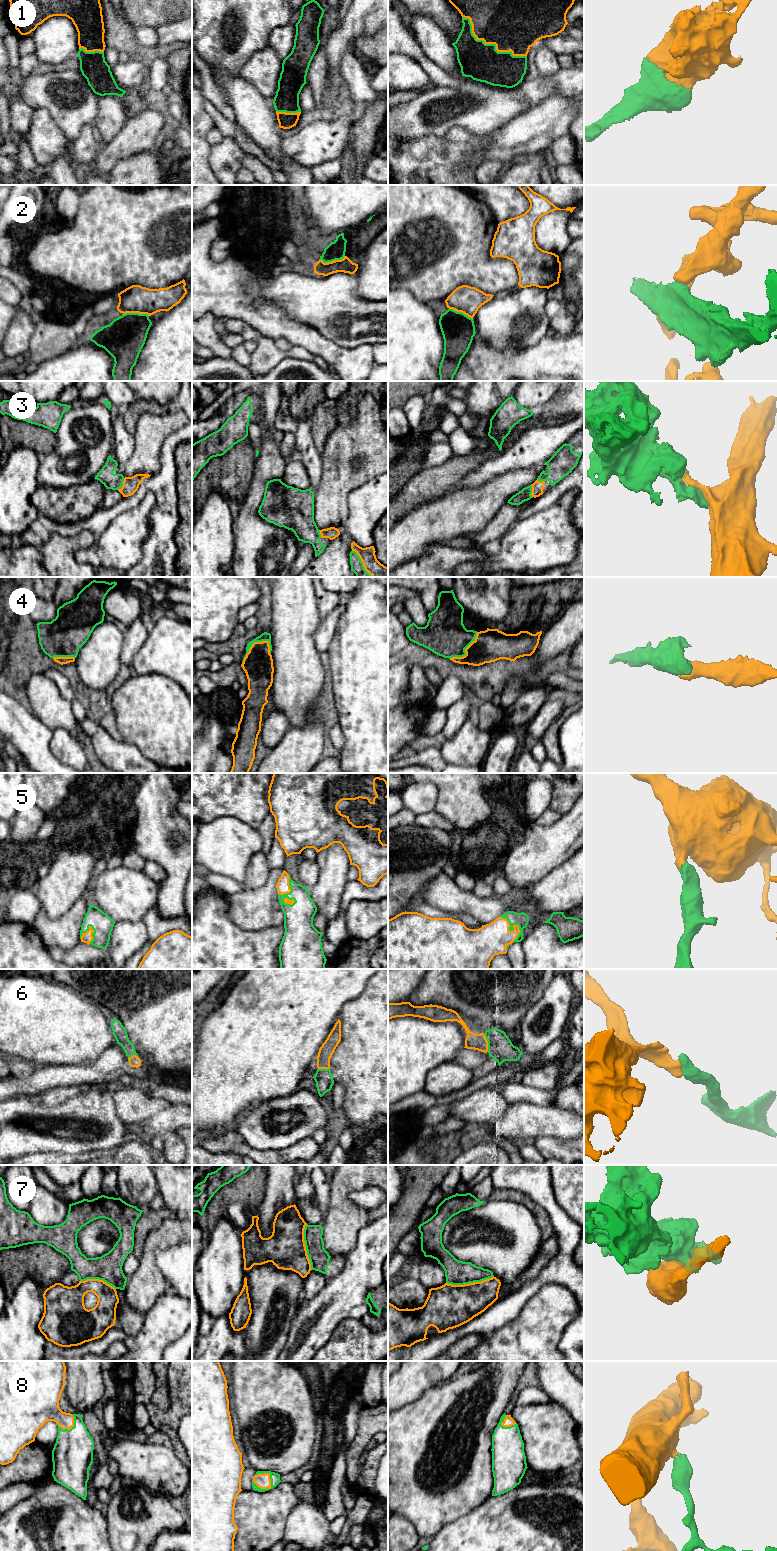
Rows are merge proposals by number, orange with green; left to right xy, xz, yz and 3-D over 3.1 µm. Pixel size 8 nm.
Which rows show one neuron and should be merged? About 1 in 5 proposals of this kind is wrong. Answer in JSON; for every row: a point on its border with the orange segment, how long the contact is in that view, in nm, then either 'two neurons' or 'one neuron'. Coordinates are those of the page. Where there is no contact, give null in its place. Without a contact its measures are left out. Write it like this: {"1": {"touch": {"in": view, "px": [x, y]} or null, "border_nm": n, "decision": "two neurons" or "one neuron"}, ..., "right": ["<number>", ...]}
{"1": {"touch": {"in": "yz", "px": [490, 43]}, "border_nm": 600, "decision": "one neuron"}, "2": {"touch": {"in": "xy", "px": [136, 312]}, "border_nm": 220, "decision": "two neurons"}, "3": {"touch": {"in": "xy", "px": [123, 485]}, "border_nm": 110, "decision": "one neuron"}, "4": {"touch": {"in": "xz", "px": [251, 646]}, "border_nm": 300, "decision": "one neuron"}, "5": {"touch": {"in": "yz", "px": [513, 927]}, "border_nm": 240, "decision": "one neuron"}, "6": {"touch": {"in": "yz", "px": [487, 1042]}, "border_nm": 160, "decision": "one neuron"}, "7": {"touch": {"in": "yz", "px": [469, 1283]}, "border_nm": 380, "decision": "two neurons"}, "8": {"touch": {"in": "xz", "px": [262, 1488]}, "border_nm": 170, "decision": "one neuron"}, "right": ["1", "3", "4", "5", "6", "8"]}

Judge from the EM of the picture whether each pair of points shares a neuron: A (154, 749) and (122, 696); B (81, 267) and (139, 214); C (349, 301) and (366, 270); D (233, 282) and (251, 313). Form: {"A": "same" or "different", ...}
{"A": "same", "B": "same", "C": "different", "D": "same"}

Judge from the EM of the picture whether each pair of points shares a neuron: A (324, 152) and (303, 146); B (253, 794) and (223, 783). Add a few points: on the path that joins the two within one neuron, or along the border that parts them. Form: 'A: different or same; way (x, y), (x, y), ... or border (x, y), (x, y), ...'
A: same; way (319, 147), (308, 146)
B: same; way (246, 794), (234, 783), (230, 783)

